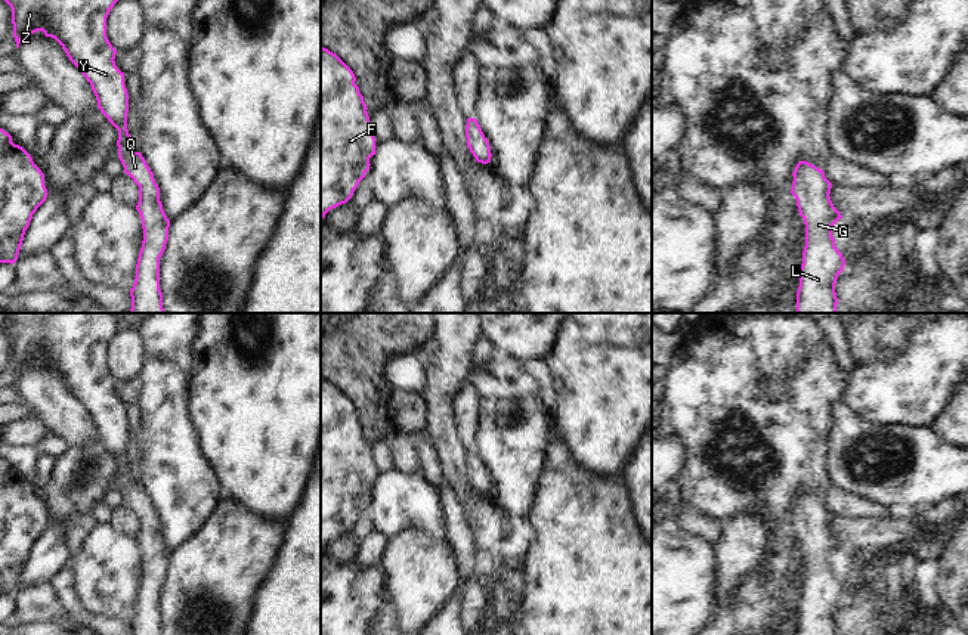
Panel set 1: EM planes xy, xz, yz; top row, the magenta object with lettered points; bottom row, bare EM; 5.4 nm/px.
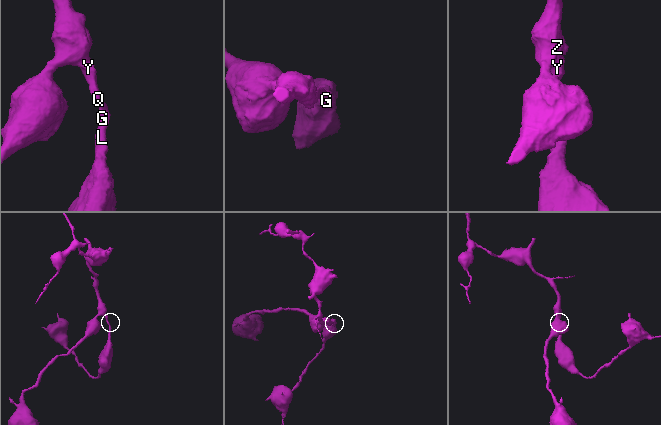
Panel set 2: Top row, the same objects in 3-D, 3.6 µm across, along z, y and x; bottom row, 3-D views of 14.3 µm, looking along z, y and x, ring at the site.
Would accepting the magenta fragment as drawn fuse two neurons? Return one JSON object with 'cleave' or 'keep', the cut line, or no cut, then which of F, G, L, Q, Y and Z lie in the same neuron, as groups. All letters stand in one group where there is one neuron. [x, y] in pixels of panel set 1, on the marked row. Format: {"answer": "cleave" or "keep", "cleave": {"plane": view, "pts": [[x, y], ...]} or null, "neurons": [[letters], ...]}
{"answer": "keep", "cleave": null, "neurons": [["F", "G", "L", "Q", "Y", "Z"]]}

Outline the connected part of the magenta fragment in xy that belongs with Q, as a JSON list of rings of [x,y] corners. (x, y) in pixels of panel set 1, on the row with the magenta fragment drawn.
[[[4,0],[12,9],[13,37],[16,49],[21,40],[37,31],[55,38],[65,50],[69,61],[81,71],[90,83],[98,100],[98,108],[108,121],[118,130],[118,158],[129,174],[139,186],[139,202],[136,210],[142,219],[143,241],[136,264],[136,278],[130,289],[130,313],[166,313],[163,309],[163,292],[160,289],[160,258],[168,241],[170,220],[160,201],[160,188],[154,173],[140,152],[130,146],[127,130],[129,93],[124,84],[124,72],[115,65],[117,50],[106,37],[106,18],[118,0]]]

